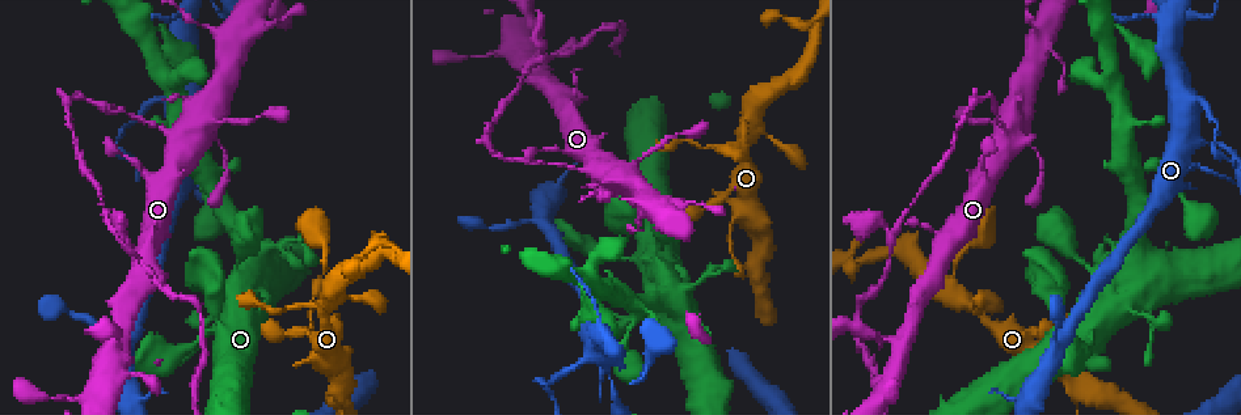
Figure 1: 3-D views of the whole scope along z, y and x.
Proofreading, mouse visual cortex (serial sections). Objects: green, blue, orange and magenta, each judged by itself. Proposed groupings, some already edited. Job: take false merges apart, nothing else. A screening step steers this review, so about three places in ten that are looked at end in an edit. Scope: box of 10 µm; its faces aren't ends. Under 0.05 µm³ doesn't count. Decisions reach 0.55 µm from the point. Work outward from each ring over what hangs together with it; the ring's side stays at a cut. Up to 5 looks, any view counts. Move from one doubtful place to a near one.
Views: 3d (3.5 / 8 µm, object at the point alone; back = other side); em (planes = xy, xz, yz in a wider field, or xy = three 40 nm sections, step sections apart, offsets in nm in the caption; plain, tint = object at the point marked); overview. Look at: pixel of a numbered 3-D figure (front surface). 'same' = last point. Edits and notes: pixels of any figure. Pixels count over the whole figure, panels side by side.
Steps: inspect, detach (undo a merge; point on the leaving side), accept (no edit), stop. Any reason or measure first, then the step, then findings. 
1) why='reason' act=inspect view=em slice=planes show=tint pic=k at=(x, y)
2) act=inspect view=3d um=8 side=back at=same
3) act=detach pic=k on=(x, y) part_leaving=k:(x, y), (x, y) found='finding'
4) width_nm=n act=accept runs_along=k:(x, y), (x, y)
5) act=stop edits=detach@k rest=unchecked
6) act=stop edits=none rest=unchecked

act=inspect view=3d um=3.5 pic=1 at=(951, 288)

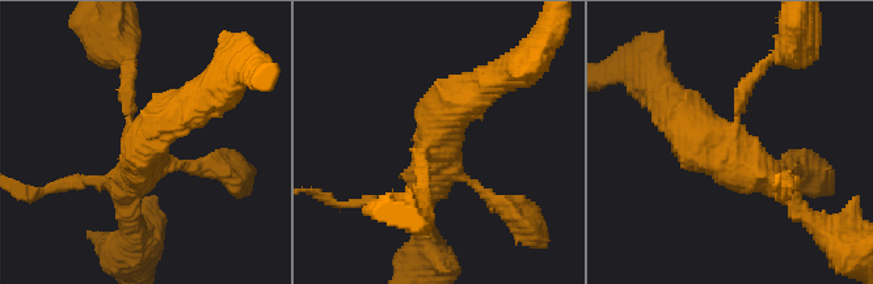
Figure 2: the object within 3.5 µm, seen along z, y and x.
arms=4 arm_widths_nm=150,150,300,450 why='now the EM' act=inspect view=em slice=xy step=5 show=tint pic=2 at=(729, 144)

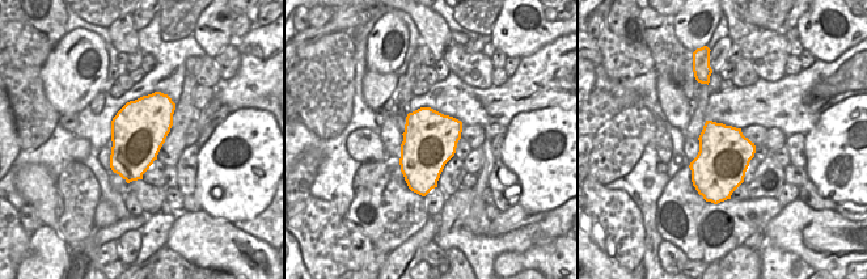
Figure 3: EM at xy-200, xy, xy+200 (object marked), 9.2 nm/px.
act=accept runs_along=2:(791, 196), (669, 105) found='continuous, no second cell'

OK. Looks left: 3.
why='sudden change in width' act=inspect view=3d um=3.5 pic=1 at=(172, 136)

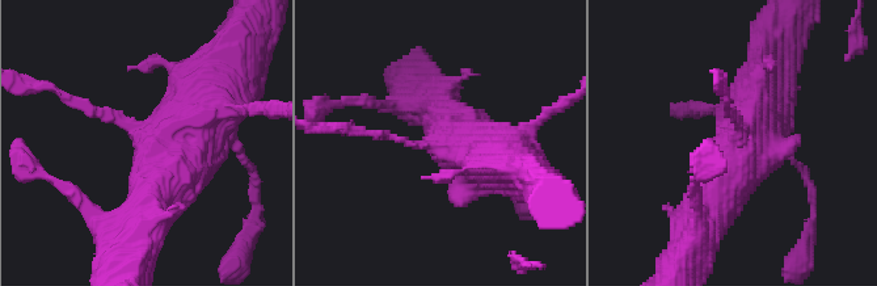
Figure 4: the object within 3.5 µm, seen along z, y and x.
act=inspect view=em slice=xy step=5 show=tint pic=4 at=(732, 141)

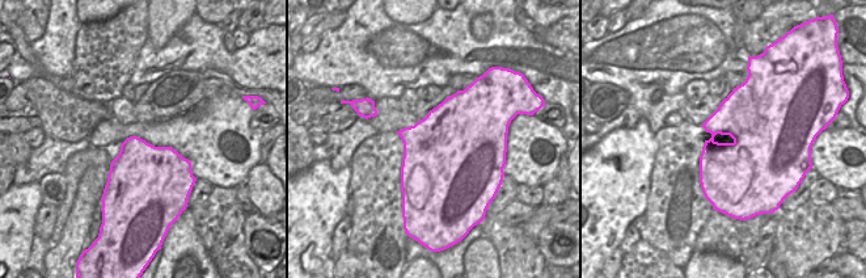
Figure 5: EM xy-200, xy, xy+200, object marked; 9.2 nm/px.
width_nm=950 act=detach pic=4 on=(81, 105) part_leaving=4:(118, 125), (54, 88), (38, 88) found='a second cell is stuck on'

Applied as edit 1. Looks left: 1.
act=stop edits=detach@4 rest=unchecked

